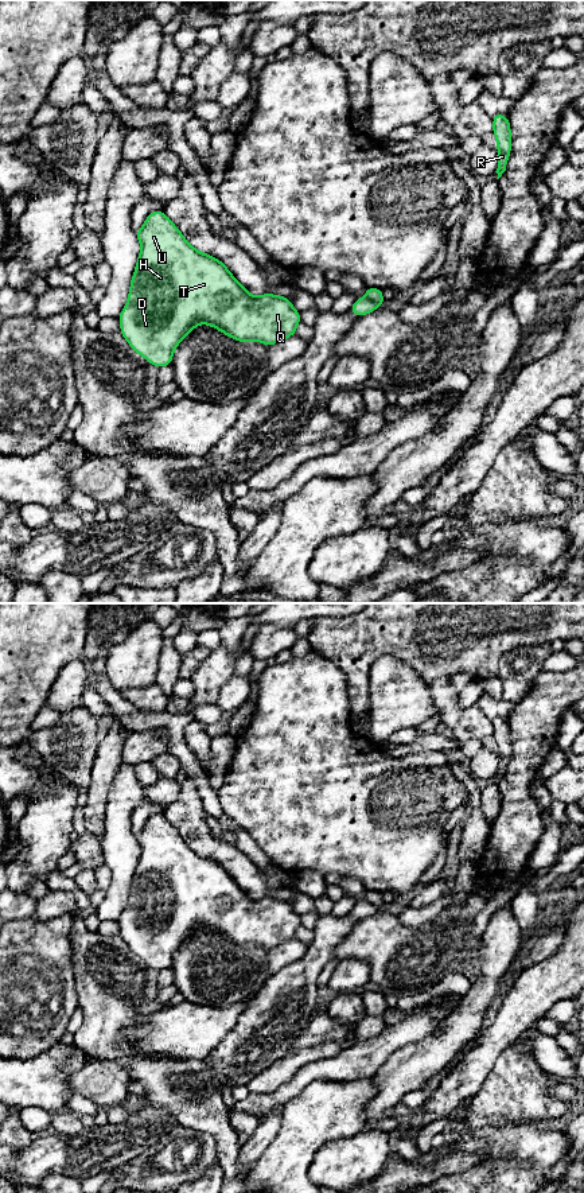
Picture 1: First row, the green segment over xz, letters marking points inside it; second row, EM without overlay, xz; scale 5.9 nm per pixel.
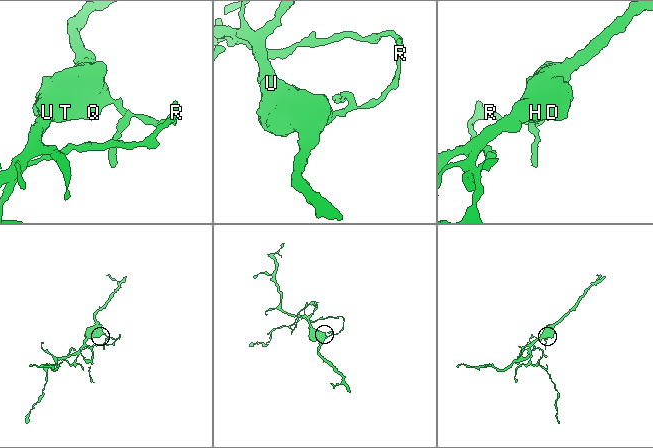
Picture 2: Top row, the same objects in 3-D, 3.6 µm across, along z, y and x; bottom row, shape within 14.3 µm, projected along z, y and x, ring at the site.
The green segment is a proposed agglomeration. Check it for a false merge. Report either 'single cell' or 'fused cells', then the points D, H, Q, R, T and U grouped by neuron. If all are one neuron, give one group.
fused cells | D H Q T U / R

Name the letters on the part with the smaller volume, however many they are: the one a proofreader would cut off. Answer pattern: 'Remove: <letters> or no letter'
Remove: R

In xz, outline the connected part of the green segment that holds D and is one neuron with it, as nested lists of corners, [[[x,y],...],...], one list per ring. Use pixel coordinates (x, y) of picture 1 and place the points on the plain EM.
[[[163,813],[149,816],[144,828],[136,835],[136,840],[141,854],[131,883],[128,905],[117,922],[121,928],[121,939],[151,968],[157,971],[171,969],[172,957],[180,944],[200,926],[218,932],[234,944],[260,944],[265,949],[296,939],[296,930],[301,925],[301,920],[288,901],[273,897],[250,899],[221,863],[190,848]]]

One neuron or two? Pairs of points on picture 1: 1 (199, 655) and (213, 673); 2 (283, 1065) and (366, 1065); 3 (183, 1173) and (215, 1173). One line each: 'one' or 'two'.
1: two
2: two
3: two

